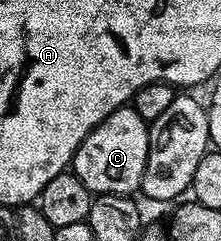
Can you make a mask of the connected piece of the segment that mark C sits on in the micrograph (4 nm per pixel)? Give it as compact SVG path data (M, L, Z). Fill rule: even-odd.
M122 107L111 111L99 127L92 129L79 143L79 151L75 151L71 171L87 187L90 193L110 193L128 197L136 194L143 183L143 175L147 167L149 154L149 126L131 107Z

